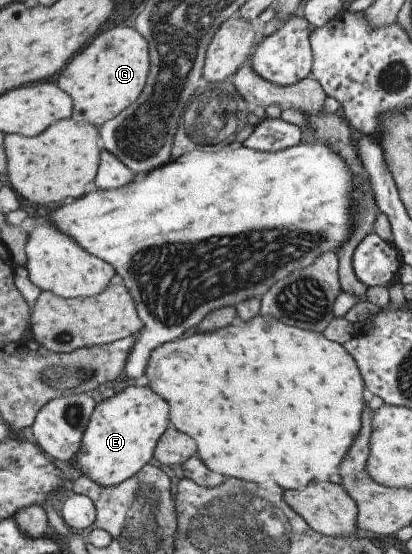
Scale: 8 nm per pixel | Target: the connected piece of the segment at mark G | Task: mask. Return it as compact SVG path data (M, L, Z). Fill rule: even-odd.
M114 26L94 36L72 62L64 66L57 86L72 102L71 120L100 127L123 112L145 86L149 72L147 42L134 27Z

